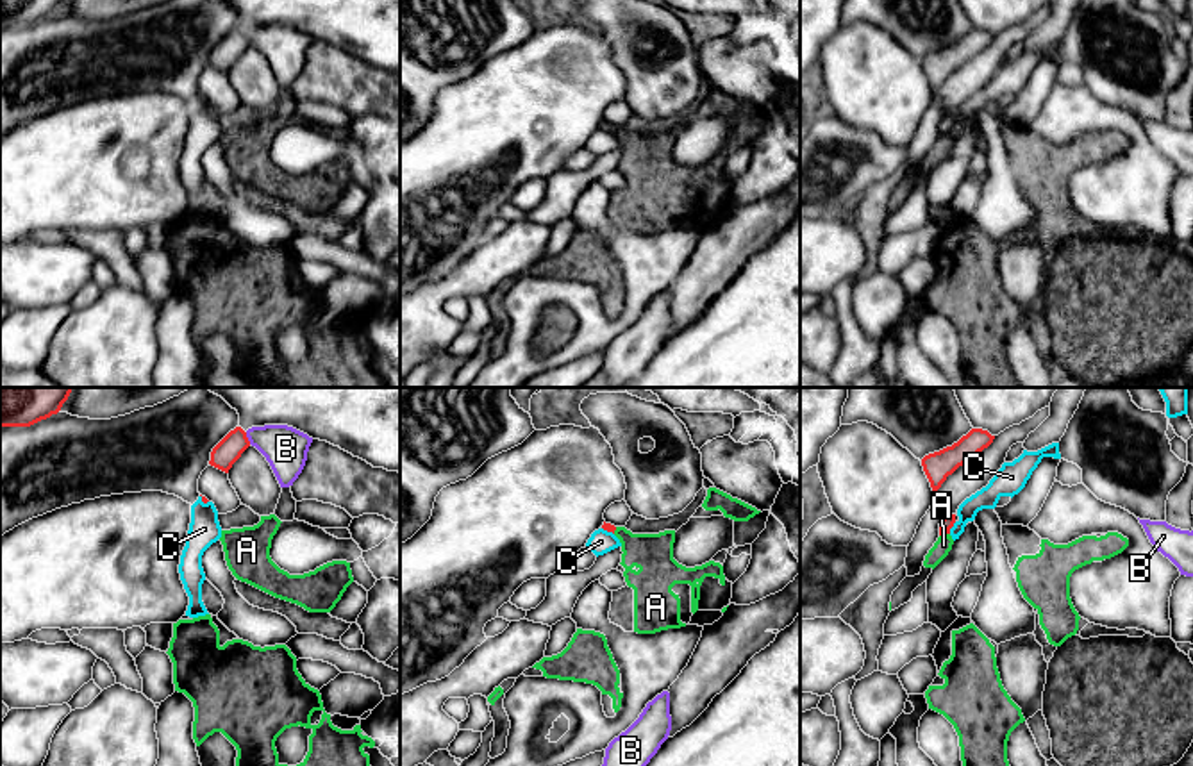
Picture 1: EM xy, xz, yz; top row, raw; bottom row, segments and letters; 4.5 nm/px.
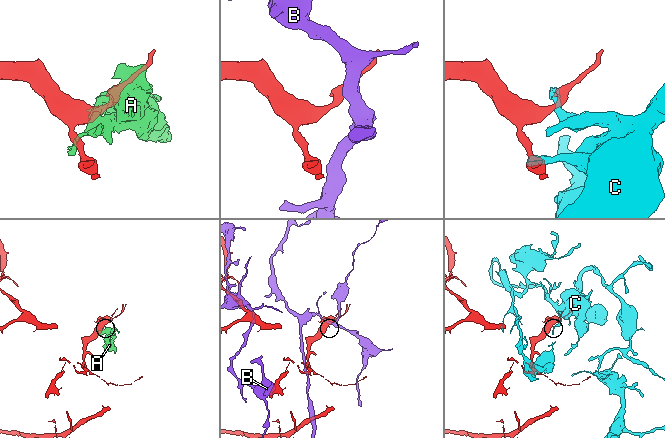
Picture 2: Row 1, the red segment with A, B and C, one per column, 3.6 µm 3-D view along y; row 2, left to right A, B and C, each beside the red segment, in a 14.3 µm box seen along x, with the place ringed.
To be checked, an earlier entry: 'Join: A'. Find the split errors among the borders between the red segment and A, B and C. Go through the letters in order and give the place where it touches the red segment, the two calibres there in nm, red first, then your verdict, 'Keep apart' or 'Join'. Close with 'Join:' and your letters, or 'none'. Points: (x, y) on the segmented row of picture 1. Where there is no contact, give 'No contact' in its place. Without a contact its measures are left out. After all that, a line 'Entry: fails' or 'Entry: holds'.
A: Touches red at yz (943, 534). Thickness 60 nm (red) against 80 nm. Keep apart
B: Touches red at xy (247, 438). Thickness 110 nm (red) against 190 nm. Keep apart
C: Touches red at yz (952, 525). Thickness 60 nm (red) against 100 nm. Keep apart
Join: none
Entry: fails

